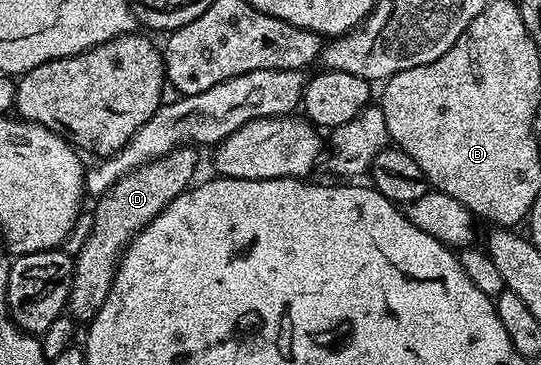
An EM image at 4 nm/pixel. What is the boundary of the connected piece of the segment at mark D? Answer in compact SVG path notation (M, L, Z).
M194 147L173 149L168 155L125 173L111 189L95 200L98 202L94 205L94 218L90 221L91 233L79 247L78 255L73 258L74 273L68 313L75 322L90 322L96 311L104 307L104 299L108 299L118 263L126 246L130 244L131 237L135 237L144 226L152 223L152 219L156 219L156 215L160 215L160 211L164 211L164 207L172 203L172 199L191 188L195 180L194 172L198 169L198 153L199 150Z

